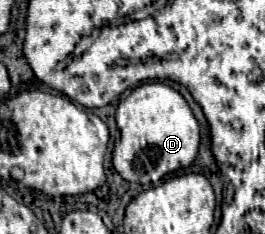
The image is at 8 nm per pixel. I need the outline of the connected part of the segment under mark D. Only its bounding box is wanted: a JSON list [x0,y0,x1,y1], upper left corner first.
[112,82,200,186]

